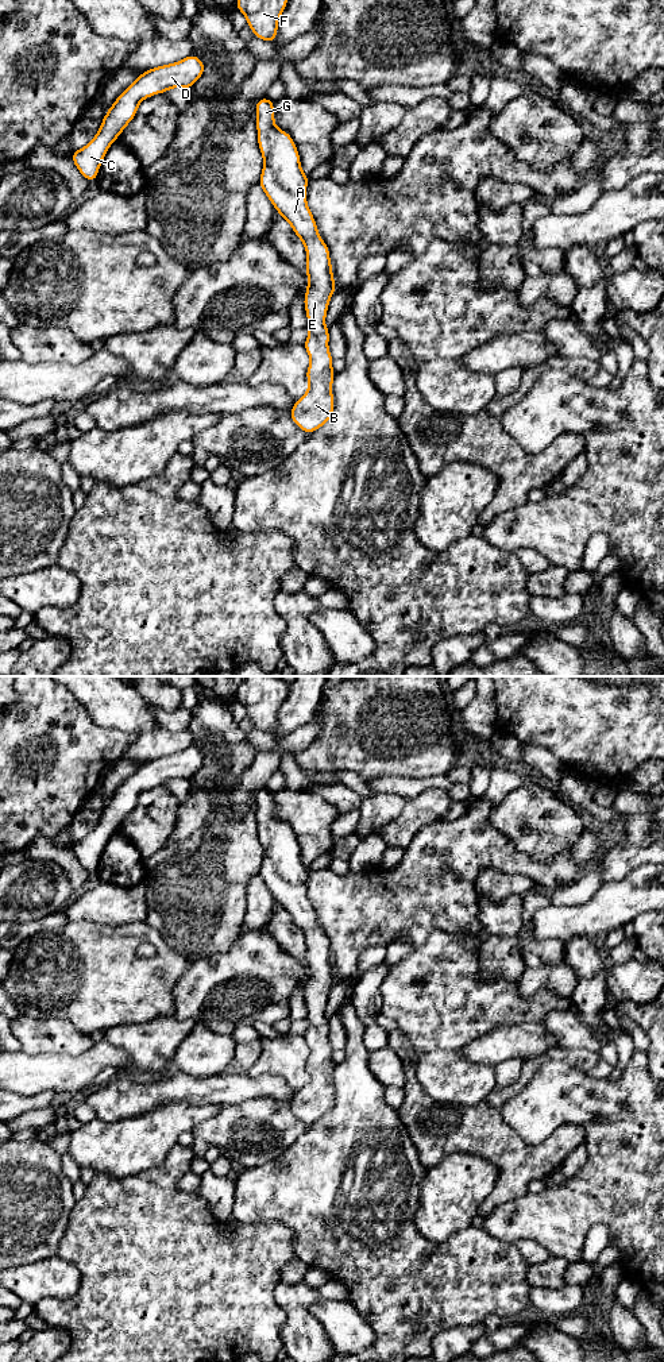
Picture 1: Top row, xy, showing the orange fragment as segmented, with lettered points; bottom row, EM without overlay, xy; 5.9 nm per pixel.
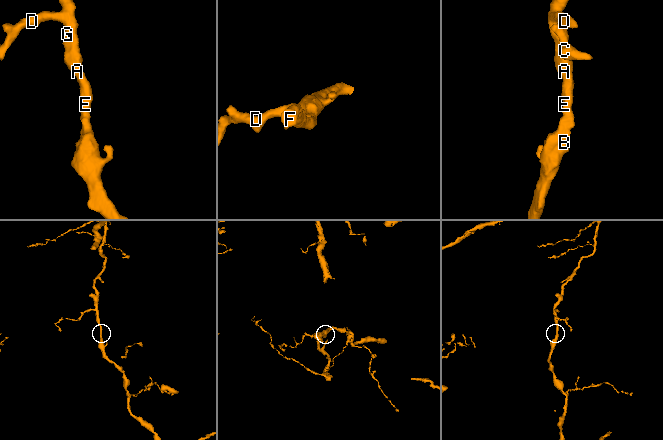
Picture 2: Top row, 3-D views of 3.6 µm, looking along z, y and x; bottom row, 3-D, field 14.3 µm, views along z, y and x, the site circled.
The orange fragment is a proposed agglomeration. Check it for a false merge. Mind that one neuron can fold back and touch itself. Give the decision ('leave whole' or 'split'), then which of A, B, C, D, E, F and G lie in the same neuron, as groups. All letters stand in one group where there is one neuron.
leave whole; A B C D E F G

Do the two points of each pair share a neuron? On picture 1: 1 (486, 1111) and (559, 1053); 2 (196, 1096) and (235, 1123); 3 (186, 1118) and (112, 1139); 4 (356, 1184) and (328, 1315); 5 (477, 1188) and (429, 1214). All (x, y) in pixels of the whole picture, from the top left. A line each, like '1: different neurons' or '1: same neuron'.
1: same neuron
2: different neurons
3: same neuron
4: different neurons
5: same neuron

